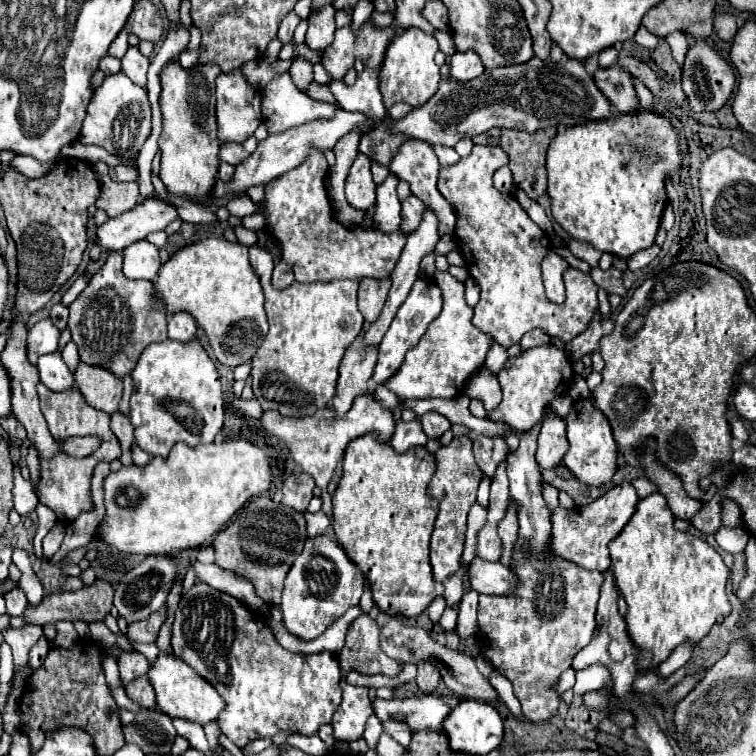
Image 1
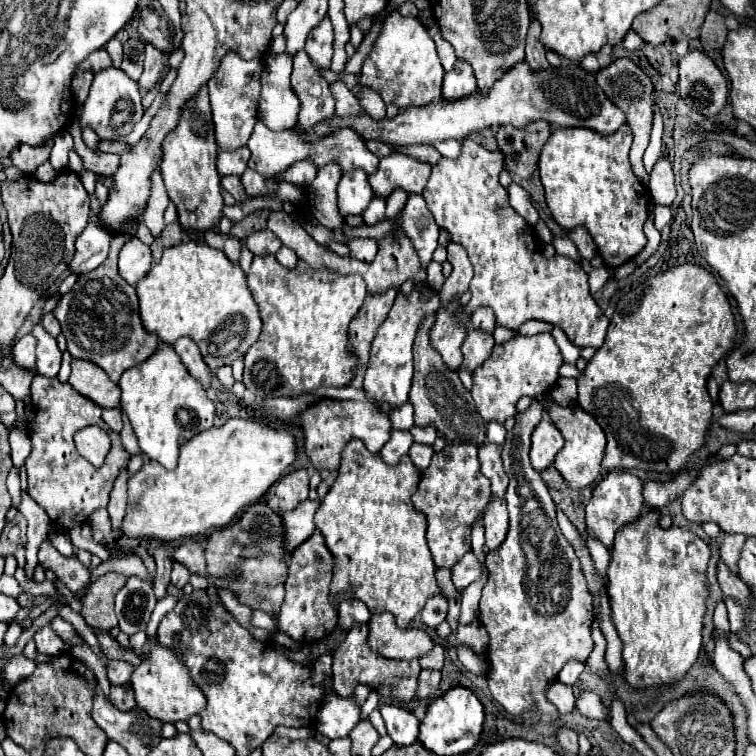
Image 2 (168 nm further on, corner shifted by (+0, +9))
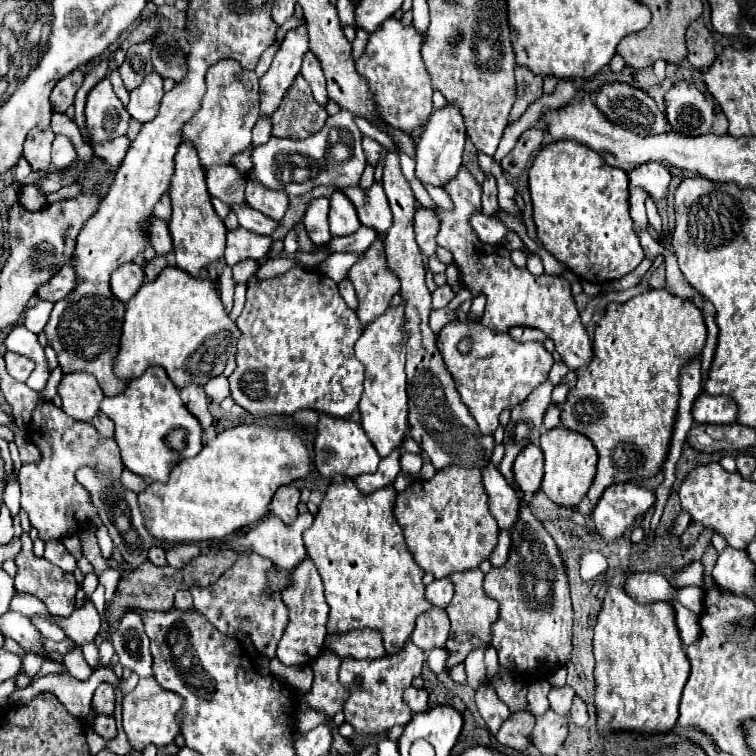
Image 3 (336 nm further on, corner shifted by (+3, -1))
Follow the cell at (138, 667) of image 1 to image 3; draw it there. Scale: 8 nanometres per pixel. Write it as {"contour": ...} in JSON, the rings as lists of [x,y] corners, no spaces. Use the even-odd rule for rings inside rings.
{"contour":[[[100,684],[92,696],[92,708],[96,714],[112,716],[114,712],[114,688],[110,684]]]}

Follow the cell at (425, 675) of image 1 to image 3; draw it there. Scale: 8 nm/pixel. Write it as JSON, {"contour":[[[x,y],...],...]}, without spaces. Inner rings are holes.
{"contour":[[[408,688],[404,690],[404,702],[410,706],[410,710],[416,712],[426,712],[428,710],[428,692],[424,688]]]}

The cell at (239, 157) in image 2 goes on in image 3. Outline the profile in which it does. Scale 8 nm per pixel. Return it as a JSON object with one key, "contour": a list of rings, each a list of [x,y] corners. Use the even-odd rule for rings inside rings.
{"contour":[[[210,166],[206,170],[206,186],[210,196],[222,200],[228,206],[244,204],[246,178],[234,170],[234,166]]]}

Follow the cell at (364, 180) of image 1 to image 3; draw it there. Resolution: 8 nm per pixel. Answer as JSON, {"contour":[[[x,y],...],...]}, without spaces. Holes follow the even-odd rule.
{"contour":[[[336,192],[330,198],[330,234],[332,236],[348,236],[360,228],[356,218],[356,210],[352,210],[352,202],[344,198],[344,194]]]}

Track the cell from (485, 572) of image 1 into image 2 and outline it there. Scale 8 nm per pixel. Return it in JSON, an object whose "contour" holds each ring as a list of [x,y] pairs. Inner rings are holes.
{"contour":[[[469,550],[467,556],[463,556],[463,560],[459,560],[459,564],[455,564],[451,570],[455,588],[457,590],[467,588],[471,582],[475,582],[483,576],[483,570],[485,570],[485,564],[475,556],[473,550]]]}

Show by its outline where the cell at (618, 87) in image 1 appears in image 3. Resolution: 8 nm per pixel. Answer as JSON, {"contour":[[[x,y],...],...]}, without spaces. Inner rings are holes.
{"contour":[[[604,84],[596,94],[596,106],[614,124],[632,130],[638,136],[656,136],[666,132],[666,118],[658,112],[654,100],[640,88],[628,84]]]}

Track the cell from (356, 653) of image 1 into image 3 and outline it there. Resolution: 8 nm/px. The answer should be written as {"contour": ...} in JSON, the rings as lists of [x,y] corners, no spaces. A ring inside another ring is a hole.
{"contour":[[[408,642],[400,654],[384,656],[376,660],[354,660],[344,658],[340,666],[340,680],[348,690],[352,690],[352,698],[344,704],[344,718],[352,724],[354,732],[358,734],[382,734],[392,726],[406,726],[412,718],[412,712],[402,702],[402,692],[410,688],[412,678],[420,676],[424,666],[426,654]]]}

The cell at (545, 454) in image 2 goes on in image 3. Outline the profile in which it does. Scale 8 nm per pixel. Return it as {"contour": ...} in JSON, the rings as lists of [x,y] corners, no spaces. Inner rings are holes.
{"contour":[[[536,444],[526,446],[512,466],[518,490],[524,490],[524,494],[538,492],[542,482],[542,466],[544,466],[544,454],[540,454],[540,448]]]}

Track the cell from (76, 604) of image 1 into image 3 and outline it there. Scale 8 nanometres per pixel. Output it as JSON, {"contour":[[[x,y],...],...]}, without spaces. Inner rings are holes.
{"contour":[[[222,550],[222,552],[200,554],[200,556],[192,558],[184,568],[154,566],[152,562],[144,562],[144,566],[140,566],[140,570],[132,570],[132,574],[128,578],[120,580],[111,604],[104,611],[104,617],[118,621],[125,613],[124,609],[130,606],[140,606],[142,610],[168,612],[174,606],[174,594],[176,594],[176,590],[214,584],[220,578],[220,574],[226,572],[236,562],[236,558],[238,558],[238,554],[232,554],[232,550]]]}

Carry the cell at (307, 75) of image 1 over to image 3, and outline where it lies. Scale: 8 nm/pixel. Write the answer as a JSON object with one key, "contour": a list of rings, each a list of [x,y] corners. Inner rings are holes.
{"contour":[[[298,74],[294,84],[288,88],[284,102],[272,114],[272,136],[302,140],[324,126],[328,118],[326,108],[318,106],[312,98],[308,82]]]}

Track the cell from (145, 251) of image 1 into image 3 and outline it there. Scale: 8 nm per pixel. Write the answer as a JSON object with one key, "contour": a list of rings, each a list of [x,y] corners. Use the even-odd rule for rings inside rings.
{"contour":[[[134,262],[120,266],[110,278],[112,294],[116,298],[120,298],[120,302],[124,302],[124,304],[138,292],[138,288],[142,284],[144,284],[144,268]]]}

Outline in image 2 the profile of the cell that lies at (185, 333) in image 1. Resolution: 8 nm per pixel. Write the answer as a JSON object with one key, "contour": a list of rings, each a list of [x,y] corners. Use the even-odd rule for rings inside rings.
{"contour":[[[181,336],[181,338],[173,344],[173,348],[175,348],[177,354],[181,356],[181,360],[183,360],[183,364],[189,368],[189,372],[191,372],[195,378],[199,378],[205,388],[209,388],[209,368],[207,368],[207,364],[203,362],[203,356],[201,356],[199,346],[195,344],[195,340],[191,340],[189,336]]]}

